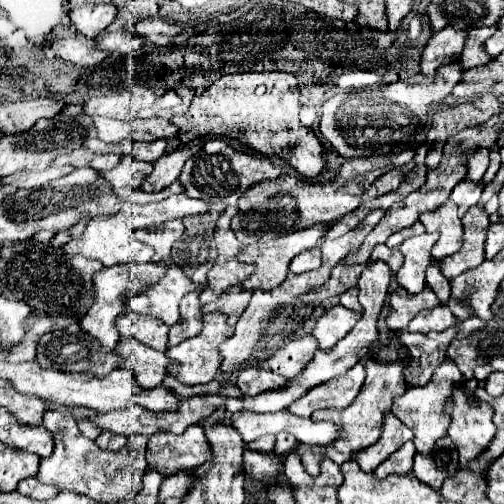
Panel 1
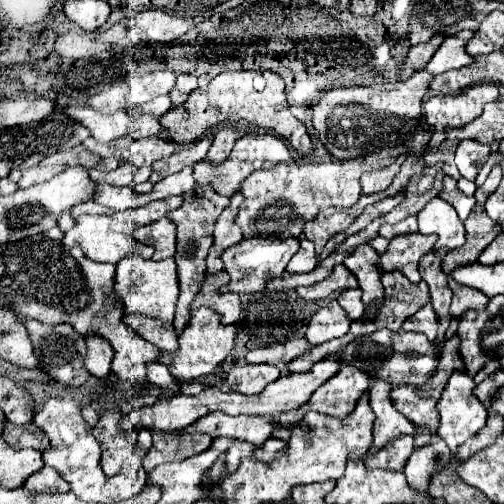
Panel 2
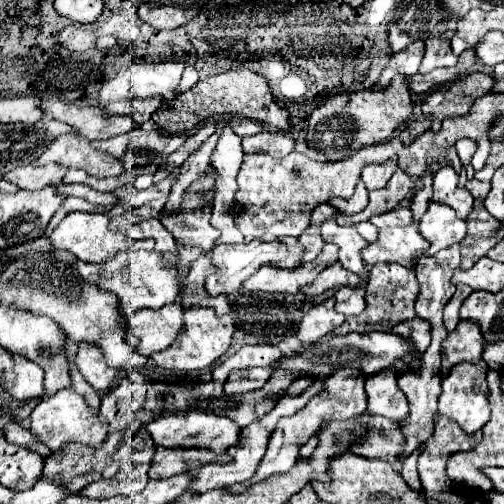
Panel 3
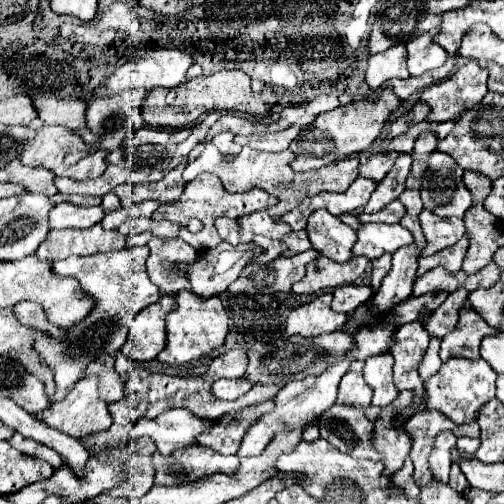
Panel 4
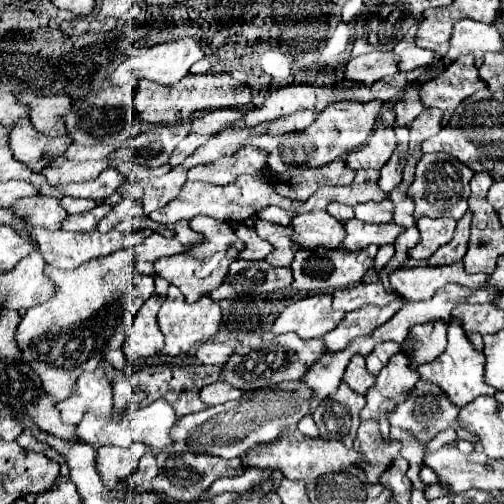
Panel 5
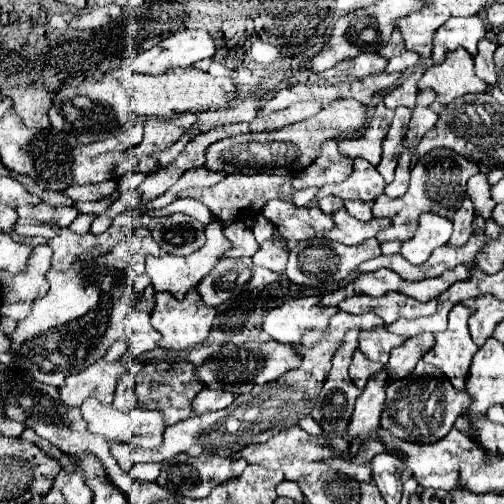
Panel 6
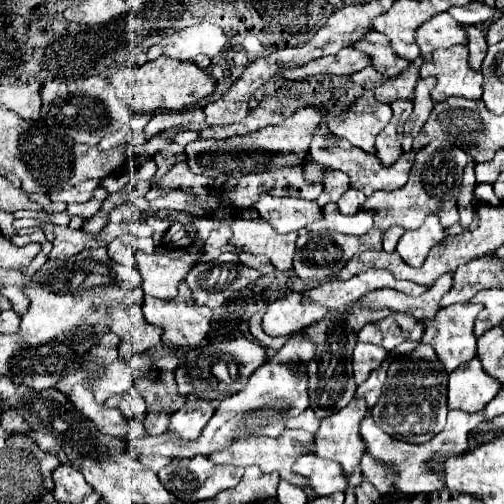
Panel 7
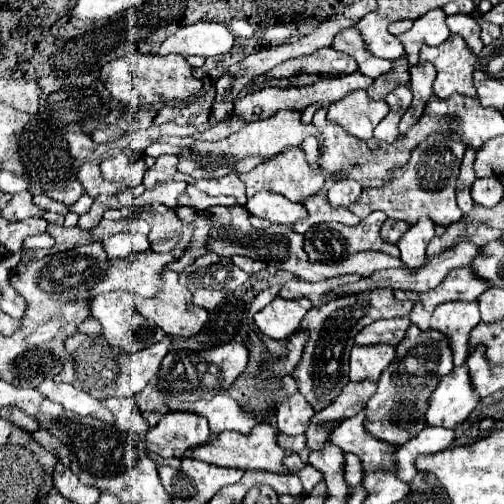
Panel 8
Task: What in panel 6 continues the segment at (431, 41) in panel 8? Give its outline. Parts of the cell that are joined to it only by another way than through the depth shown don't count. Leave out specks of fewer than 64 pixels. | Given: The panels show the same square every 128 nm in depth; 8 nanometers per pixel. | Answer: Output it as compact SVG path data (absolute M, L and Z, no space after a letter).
M480 16L472 18L450 18L444 28L436 32L432 60L436 64L444 62L444 56L456 48L466 48L472 56L478 54L478 42L486 38L488 28Z

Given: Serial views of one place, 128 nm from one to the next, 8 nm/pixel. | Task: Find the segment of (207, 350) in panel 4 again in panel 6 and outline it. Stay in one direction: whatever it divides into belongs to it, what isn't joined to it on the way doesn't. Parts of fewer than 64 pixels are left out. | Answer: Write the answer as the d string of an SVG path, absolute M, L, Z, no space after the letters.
M192 290L186 294L184 300L174 298L169 292L156 293L156 310L152 314L152 326L162 334L158 346L166 350L186 350L194 344L200 344L206 340L212 322L216 316L216 308L206 306L198 294L198 290Z

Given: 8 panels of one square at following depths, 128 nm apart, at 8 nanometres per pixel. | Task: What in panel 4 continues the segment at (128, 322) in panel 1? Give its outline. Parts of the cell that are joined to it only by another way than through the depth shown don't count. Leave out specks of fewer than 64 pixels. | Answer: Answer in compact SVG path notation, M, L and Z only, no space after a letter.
M164 294L160 302L136 314L136 320L132 320L132 328L128 332L128 342L132 344L128 356L132 360L152 360L166 346L166 316L172 308L176 308L174 298Z

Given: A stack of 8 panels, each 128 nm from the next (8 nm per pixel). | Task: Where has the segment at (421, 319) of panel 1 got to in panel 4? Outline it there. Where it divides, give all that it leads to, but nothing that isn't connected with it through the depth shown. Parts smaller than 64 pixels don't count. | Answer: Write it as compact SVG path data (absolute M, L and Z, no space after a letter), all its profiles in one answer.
M414 320L414 322L402 324L402 326L396 328L396 332L394 332L394 346L390 346L386 350L396 360L394 362L394 384L396 384L396 388L398 390L414 390L414 398L418 398L418 404L420 404L420 396L422 396L424 384L422 384L416 368L418 368L418 364L420 364L420 360L422 360L422 356L424 356L424 352L428 348L428 340L430 340L430 336L424 330L424 326L418 320Z

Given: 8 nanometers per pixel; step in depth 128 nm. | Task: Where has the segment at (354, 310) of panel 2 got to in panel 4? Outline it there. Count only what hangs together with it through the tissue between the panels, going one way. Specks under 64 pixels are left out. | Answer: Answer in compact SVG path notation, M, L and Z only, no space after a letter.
M346 284L344 288L336 288L336 290L334 290L332 308L334 308L336 312L352 314L360 304L368 302L370 296L372 296L372 288L370 288L370 286Z

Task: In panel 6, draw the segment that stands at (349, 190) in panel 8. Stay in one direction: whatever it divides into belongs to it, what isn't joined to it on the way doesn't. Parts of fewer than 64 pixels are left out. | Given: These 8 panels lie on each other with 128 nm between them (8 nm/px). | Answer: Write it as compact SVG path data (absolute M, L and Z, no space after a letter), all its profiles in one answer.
M346 200L344 206L346 206L346 210L348 210L354 218L358 218L358 220L368 222L368 220L374 218L374 214L372 214L373 201L364 202L362 200L352 200L352 202L350 202L350 200Z

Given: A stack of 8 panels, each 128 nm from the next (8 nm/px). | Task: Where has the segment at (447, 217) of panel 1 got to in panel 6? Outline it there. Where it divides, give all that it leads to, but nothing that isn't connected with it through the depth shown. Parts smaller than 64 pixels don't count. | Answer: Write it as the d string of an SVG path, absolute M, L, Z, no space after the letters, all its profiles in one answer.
M422 214L414 238L402 242L402 256L412 264L428 260L434 248L446 244L452 236L452 222L436 214Z

